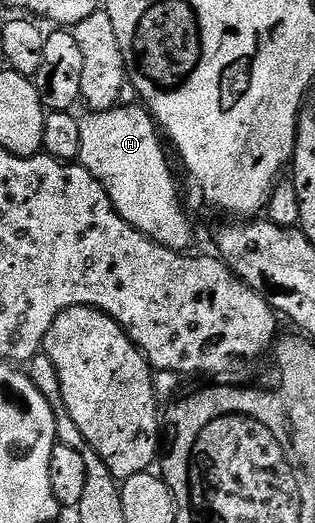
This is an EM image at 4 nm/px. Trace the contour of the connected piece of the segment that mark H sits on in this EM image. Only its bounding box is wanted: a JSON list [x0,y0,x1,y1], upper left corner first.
[79,104,192,251]

